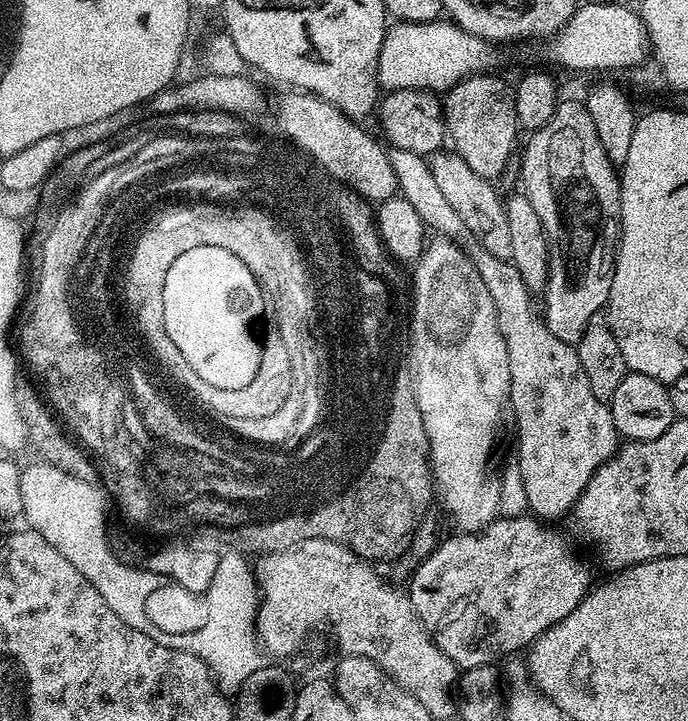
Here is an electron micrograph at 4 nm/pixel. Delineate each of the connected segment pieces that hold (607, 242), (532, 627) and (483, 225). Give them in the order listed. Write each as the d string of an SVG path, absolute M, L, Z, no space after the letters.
M561 99L550 122L529 136L520 160L520 176L524 179L523 195L530 198L548 239L548 281L542 293L544 325L554 338L574 346L590 318L605 311L608 303L620 230L618 168L602 150L598 130L594 130L581 101Z
M531 514L520 517L497 518L478 532L452 534L449 540L441 539L433 548L432 553L417 563L420 565L413 570L412 585L407 585L406 591L412 597L412 605L418 614L418 618L424 623L425 628L432 633L432 641L456 663L457 669L463 670L483 664L491 664L499 661L499 656L505 655L504 657L507 657L509 654L519 653L516 652L519 648L521 650L527 649L547 628L562 622L566 618L566 614L570 614L570 610L574 610L574 606L578 606L578 602L582 602L582 598L590 591L593 580L591 574L588 573L587 566L564 545L563 538L552 528L555 527L549 526L545 521Z
M441 150L431 157L434 182L442 189L442 194L450 201L450 206L461 216L462 222L472 234L472 239L479 247L490 250L503 260L510 257L510 229L506 223L505 201L496 193L497 185L486 178L478 178L466 162L454 150Z

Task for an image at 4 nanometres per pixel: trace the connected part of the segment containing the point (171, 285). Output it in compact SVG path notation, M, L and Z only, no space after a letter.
M194 246L194 250L188 250L176 258L167 271L163 309L168 340L174 342L181 358L190 366L190 370L194 370L194 374L198 374L198 378L221 393L235 394L260 375L262 353L259 342L252 337L252 323L259 318L264 300L266 304L262 285L247 268L241 255L218 246Z

